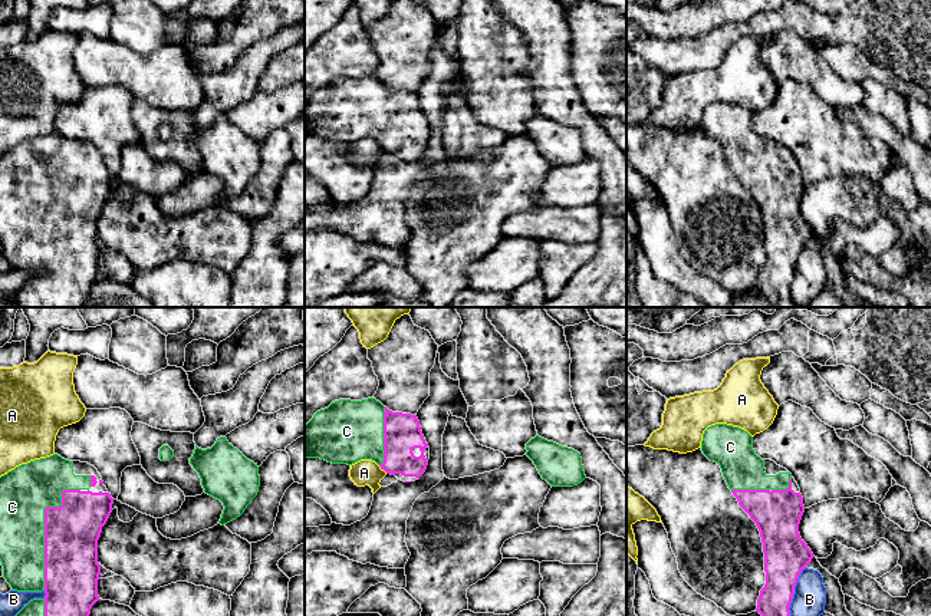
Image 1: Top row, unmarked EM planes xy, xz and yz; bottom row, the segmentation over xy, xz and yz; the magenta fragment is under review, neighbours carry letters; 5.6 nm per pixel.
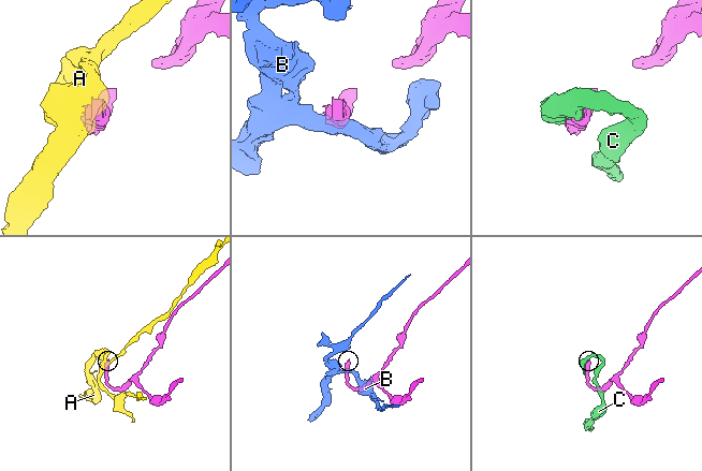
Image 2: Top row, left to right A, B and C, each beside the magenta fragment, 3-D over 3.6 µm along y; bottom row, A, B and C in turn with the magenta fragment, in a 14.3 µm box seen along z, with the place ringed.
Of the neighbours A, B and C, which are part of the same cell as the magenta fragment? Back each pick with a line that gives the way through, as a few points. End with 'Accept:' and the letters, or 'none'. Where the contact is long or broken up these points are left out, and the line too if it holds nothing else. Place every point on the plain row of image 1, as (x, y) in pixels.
Accept: C

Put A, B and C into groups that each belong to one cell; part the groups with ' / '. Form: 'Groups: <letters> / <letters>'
Groups: A / B / C

